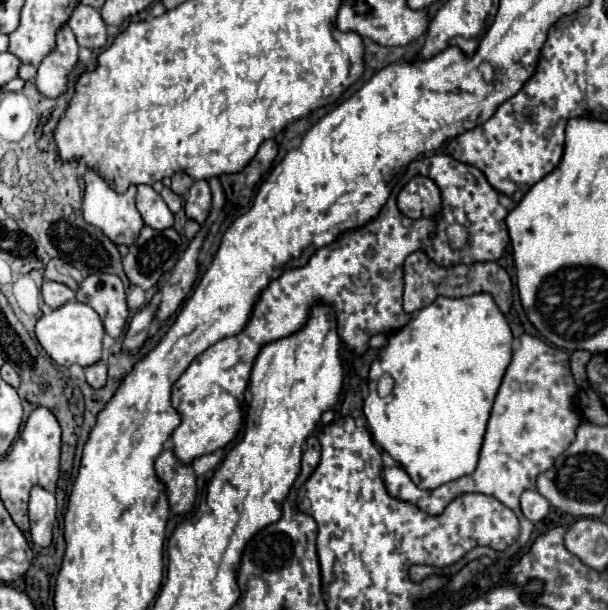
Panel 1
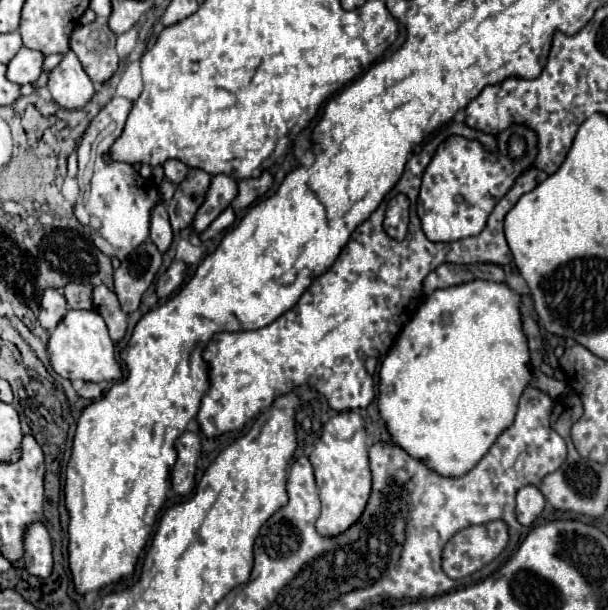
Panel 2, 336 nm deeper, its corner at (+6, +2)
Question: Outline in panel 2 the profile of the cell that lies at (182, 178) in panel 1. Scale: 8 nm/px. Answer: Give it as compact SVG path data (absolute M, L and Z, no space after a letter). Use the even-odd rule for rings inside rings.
M167 160L167 162L163 164L163 168L165 168L165 178L167 178L169 182L173 182L173 184L183 182L183 178L185 178L187 172L189 172L189 168L187 168L183 162L179 162L179 160Z

